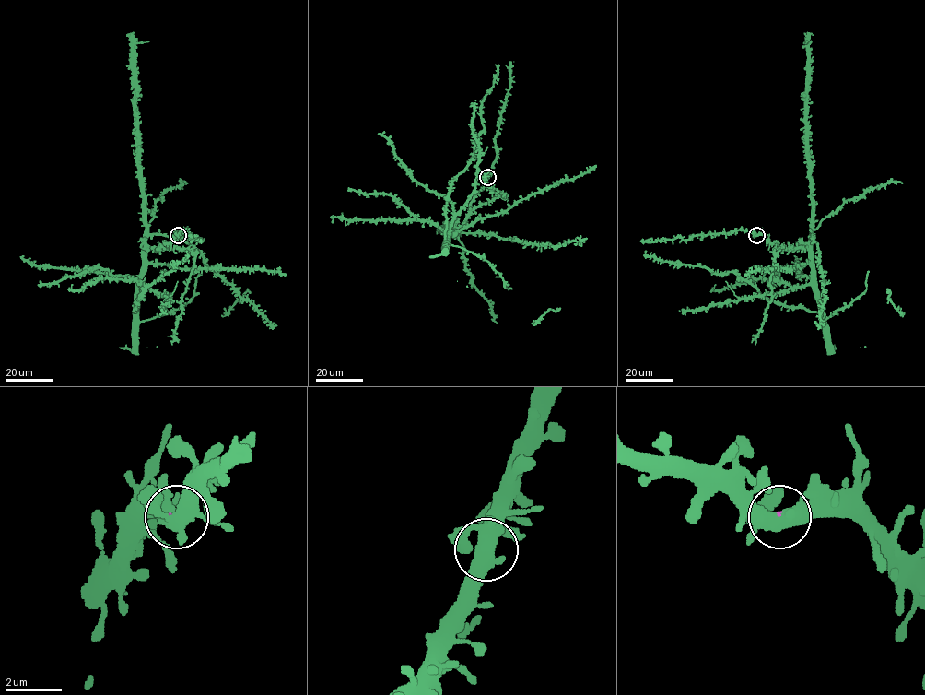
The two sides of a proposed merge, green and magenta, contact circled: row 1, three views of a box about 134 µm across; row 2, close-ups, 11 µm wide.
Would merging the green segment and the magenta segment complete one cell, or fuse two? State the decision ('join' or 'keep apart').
keep apart

